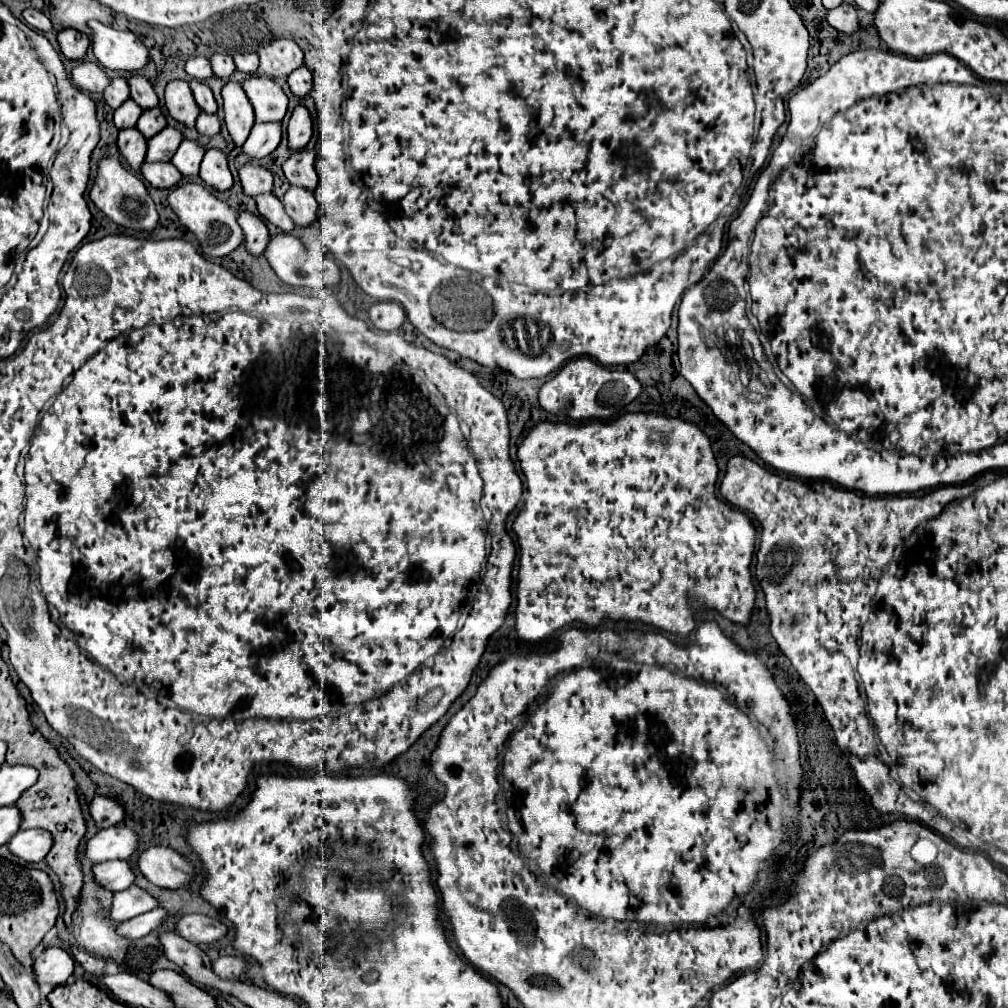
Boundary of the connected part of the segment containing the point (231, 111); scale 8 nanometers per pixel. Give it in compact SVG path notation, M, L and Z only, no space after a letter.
M229 81L223 89L223 111L225 111L225 127L237 147L241 147L255 123L253 107L243 93L243 87L235 81Z

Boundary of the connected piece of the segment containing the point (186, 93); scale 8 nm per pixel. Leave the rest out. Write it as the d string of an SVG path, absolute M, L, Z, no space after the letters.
M177 79L177 81L167 83L167 87L165 87L165 105L167 105L169 115L175 121L179 121L187 127L195 127L195 119L201 113L201 109L197 107L197 103L193 99L193 93L191 93L187 81Z

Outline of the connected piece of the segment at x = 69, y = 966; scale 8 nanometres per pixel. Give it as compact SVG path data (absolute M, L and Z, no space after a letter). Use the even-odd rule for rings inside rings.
M61 947L45 949L33 963L35 983L47 983L51 987L63 985L73 973L73 959Z

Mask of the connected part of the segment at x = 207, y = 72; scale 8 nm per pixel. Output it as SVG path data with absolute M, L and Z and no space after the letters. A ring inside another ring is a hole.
M189 57L187 63L185 63L185 71L187 71L191 77L199 79L199 81L205 81L205 79L213 77L211 63L209 63L209 59L205 59L205 57Z

